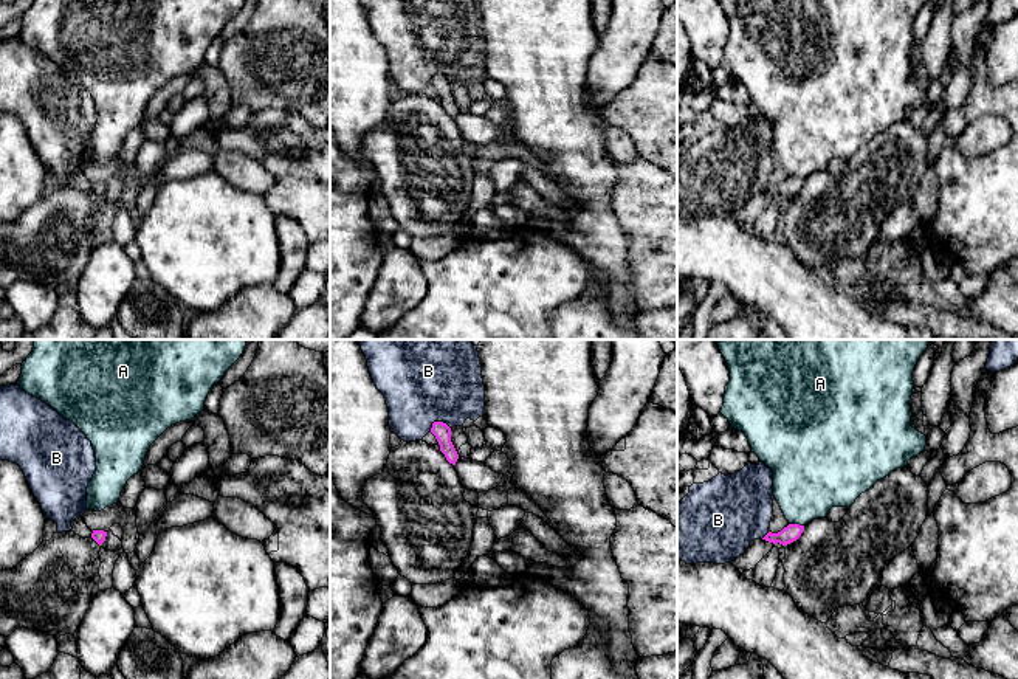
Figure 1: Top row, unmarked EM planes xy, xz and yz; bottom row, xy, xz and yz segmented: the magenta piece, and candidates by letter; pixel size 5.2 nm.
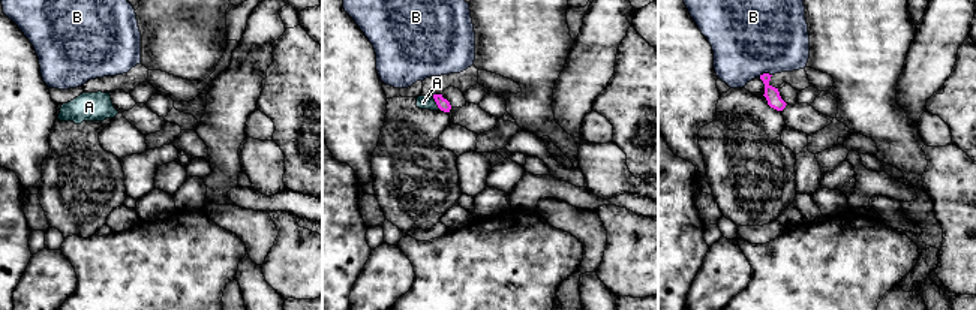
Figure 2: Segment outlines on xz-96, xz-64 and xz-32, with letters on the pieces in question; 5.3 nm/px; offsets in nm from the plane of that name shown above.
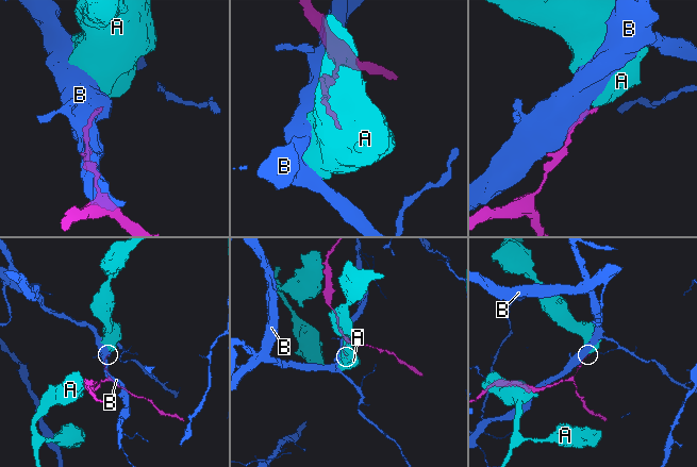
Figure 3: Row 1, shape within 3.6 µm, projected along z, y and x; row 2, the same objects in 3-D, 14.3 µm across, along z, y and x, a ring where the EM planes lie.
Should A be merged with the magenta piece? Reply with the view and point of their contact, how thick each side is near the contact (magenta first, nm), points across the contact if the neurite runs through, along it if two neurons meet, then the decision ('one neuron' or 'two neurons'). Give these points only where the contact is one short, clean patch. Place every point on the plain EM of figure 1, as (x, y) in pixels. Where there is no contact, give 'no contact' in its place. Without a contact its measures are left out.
contact yz (797, 177); calibres 90 and 380 nm; two neurons

